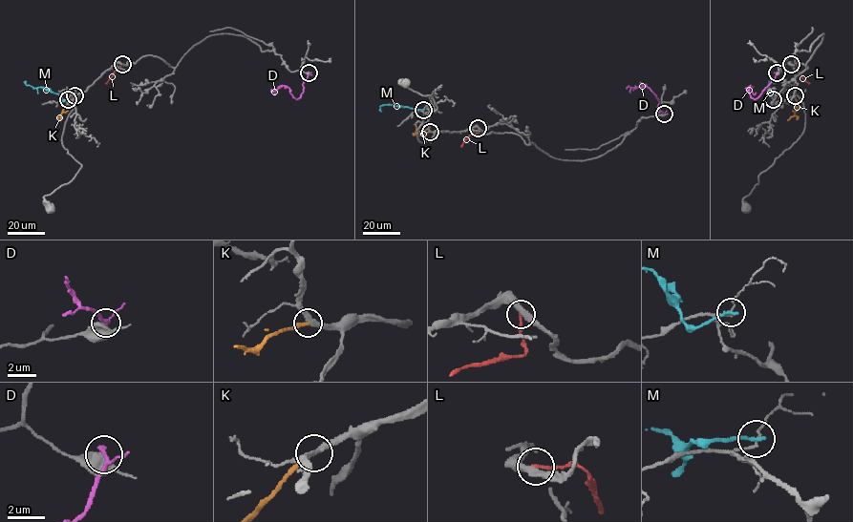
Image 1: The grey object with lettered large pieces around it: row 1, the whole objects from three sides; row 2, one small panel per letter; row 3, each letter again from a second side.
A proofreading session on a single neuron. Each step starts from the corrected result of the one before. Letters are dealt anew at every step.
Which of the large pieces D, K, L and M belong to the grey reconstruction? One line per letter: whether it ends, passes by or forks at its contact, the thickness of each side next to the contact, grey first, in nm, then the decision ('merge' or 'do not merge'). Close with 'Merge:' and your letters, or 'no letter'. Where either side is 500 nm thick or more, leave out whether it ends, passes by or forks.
D: calibres 500 and 190 nm; do not merge
K: it ends; calibres 320 and 240 nm; merge
L: it ends; calibres 360 and 200 nm; do not merge
M: it ends; calibres 100 and 240 nm; do not merge
Merge: K

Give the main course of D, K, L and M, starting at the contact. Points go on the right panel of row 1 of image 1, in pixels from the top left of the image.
D: (777, 73), (755, 99), (749, 93), (750, 86), (754, 94), (756, 93)
K: (794, 95), (798, 108), (787, 120)
L: (791, 64), (796, 64), (801, 76), (809, 83)
M: (773, 99), (767, 86), (775, 83)

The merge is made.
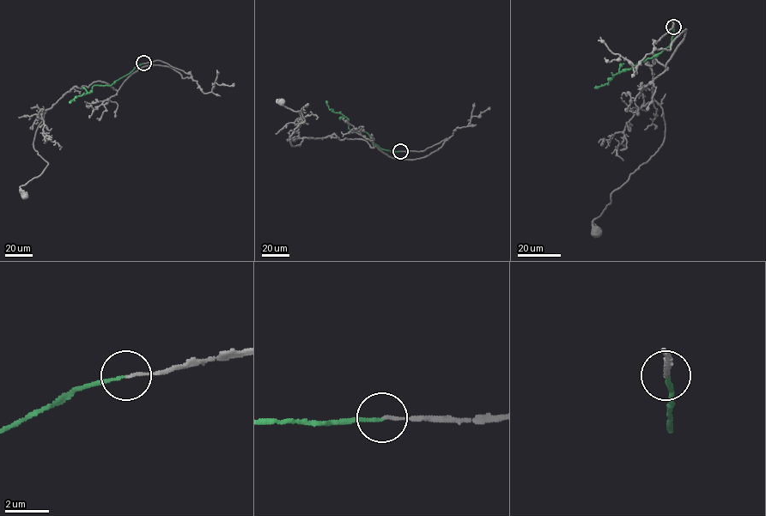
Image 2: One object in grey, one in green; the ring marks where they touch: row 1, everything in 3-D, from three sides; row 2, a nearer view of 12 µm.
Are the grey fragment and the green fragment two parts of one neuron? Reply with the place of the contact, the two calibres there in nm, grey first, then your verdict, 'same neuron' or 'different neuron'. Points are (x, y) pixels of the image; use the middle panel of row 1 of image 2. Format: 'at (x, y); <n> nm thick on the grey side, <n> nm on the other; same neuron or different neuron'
at (400, 151); 110 nm thick on the grey side, 160 nm on the other; same neuron

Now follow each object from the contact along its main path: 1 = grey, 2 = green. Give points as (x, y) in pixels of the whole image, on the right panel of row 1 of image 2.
1: (673, 27), (653, 44), (686, 29), (668, 68), (647, 63), (662, 144), (597, 231)
2: (673, 27), (669, 46), (594, 88)

